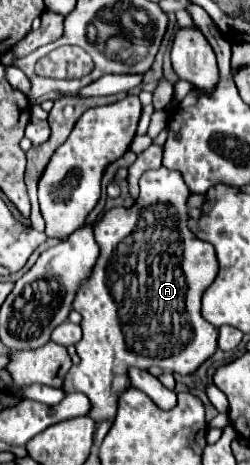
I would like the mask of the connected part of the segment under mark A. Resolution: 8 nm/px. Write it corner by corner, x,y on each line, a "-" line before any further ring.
164,167
146,171
140,177
140,201
124,209
122,217
108,217
108,211
94,223
94,239
100,255
92,273
78,285
72,307
82,315
82,339
76,345
80,357
78,367
72,367
64,379
64,393
84,393
90,399
88,417
94,423
112,421
116,415
116,401
122,391
130,387
128,367
148,369
152,365
176,371
180,375
194,373
216,351
216,329
202,321
200,297
218,273
214,247
198,241
188,229
186,199
190,191
180,173

